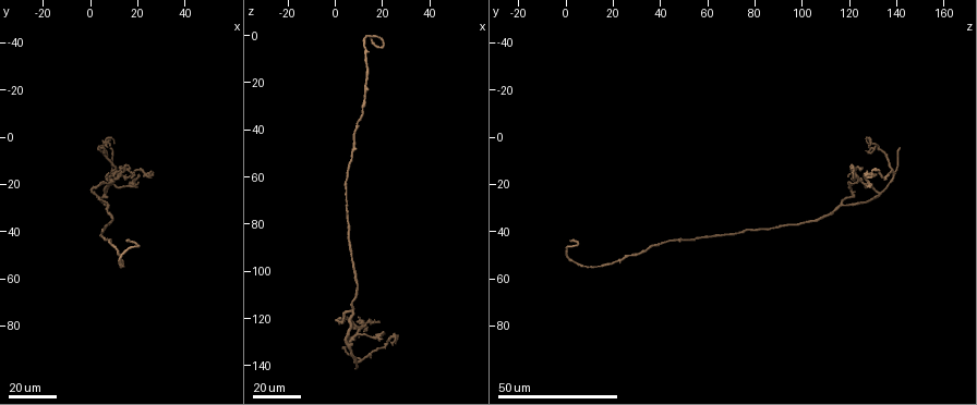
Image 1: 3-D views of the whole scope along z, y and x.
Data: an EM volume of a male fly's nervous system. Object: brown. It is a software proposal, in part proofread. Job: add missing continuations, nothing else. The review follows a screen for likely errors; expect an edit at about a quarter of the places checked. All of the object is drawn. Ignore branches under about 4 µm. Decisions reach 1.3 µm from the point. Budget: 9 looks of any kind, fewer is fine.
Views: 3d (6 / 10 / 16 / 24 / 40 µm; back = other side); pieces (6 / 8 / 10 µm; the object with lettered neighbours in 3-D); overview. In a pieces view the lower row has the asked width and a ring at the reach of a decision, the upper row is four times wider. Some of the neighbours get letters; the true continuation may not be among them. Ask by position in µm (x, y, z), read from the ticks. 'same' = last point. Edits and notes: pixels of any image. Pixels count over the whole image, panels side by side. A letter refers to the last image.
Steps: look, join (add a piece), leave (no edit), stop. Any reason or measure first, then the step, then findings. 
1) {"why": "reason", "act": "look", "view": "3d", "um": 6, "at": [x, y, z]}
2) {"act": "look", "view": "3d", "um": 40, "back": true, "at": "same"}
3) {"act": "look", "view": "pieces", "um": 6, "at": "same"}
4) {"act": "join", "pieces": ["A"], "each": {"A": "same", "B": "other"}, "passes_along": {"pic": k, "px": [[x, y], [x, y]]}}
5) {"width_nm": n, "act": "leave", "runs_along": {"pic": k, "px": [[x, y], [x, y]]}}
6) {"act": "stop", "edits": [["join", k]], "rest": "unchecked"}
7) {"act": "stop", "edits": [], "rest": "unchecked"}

{"why": "branch stops here", "act": "look", "view": "3d", "um": 24, "at": [12, 12, 125]}

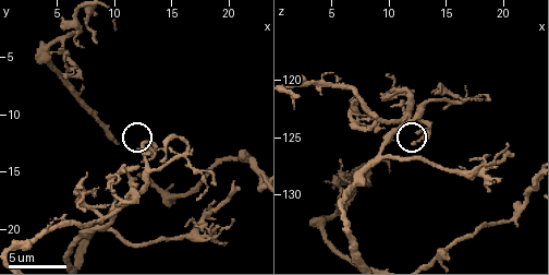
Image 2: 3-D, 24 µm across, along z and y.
{"why": "what lies round it", "act": "look", "view": "pieces", "um": 8, "at": [12.2, 13.0, 125.6]}

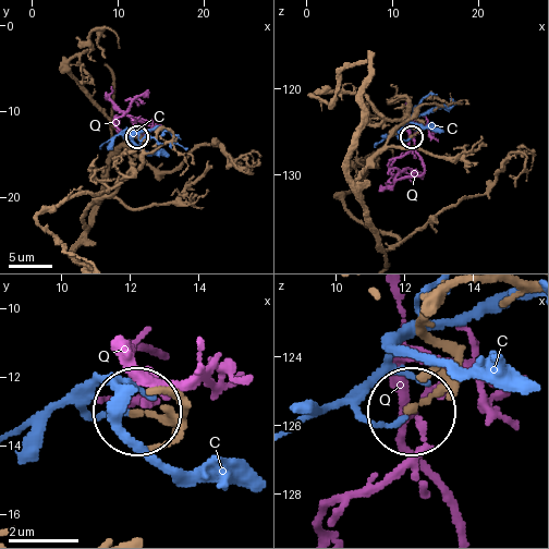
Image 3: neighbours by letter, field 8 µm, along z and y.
{"act": "leave", "each": {"C": "other", "Q": "other"}, "found": "none of them fits"}

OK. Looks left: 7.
{"why": "tapers out", "act": "look", "view": "3d", "um": 6, "at": [5.8, 6.0, 127.0]}

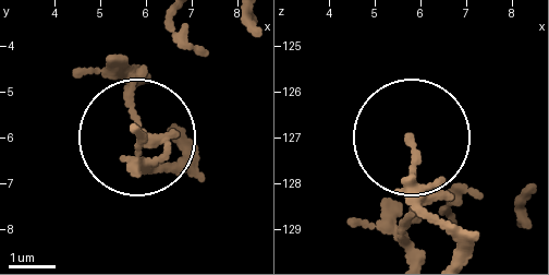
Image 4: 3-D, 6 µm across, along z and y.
{"act": "look", "view": "pieces", "um": 8, "at": [5.75, 5.80, 127.05]}

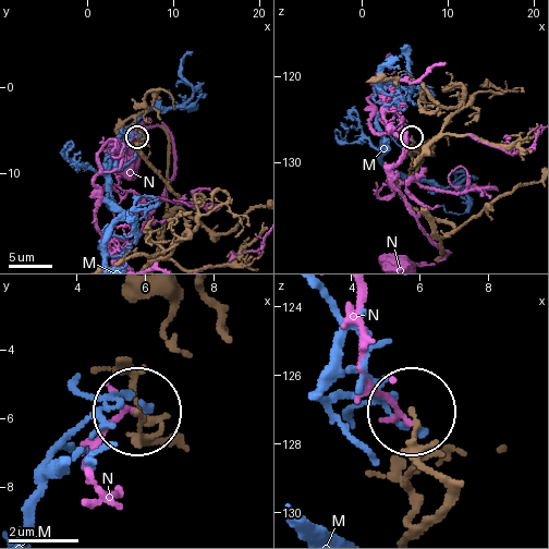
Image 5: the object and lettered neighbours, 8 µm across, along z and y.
{"width_nm": 120, "act": "leave", "each": {"M": "other", "N": "other"}, "found": "no lettered piece goes on from it"}

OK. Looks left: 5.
{"why": "an open end", "act": "look", "view": "pieces", "um": 6, "at": [17.2, 19.8, 126.8]}

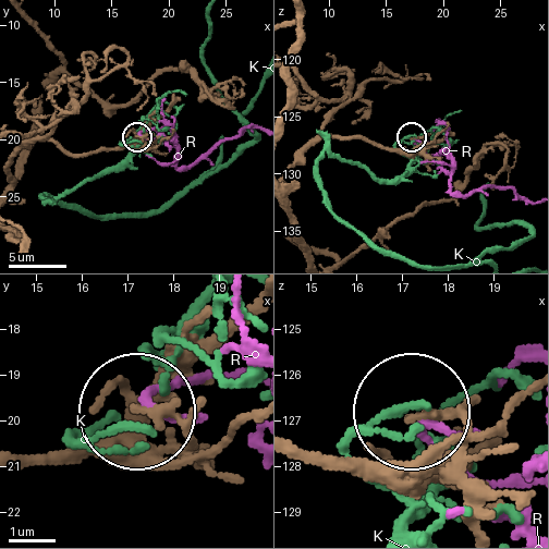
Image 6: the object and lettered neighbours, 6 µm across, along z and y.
{"act": "leave", "each": {"K": "other", "R": "other"}, "found": "none of them fits"}

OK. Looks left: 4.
{"act": "look", "view": "3d", "um": 40, "at": [8, 5, 141]}

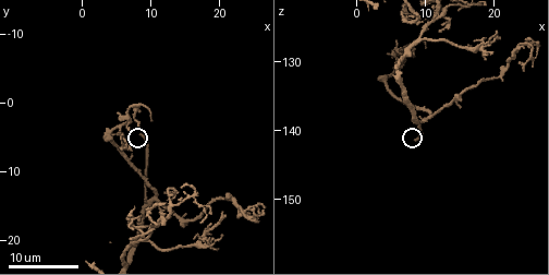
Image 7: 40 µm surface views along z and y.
{"why": "see the neighbours", "act": "look", "view": "pieces", "um": 10, "at": [8.5, 4.5, 141.5]}

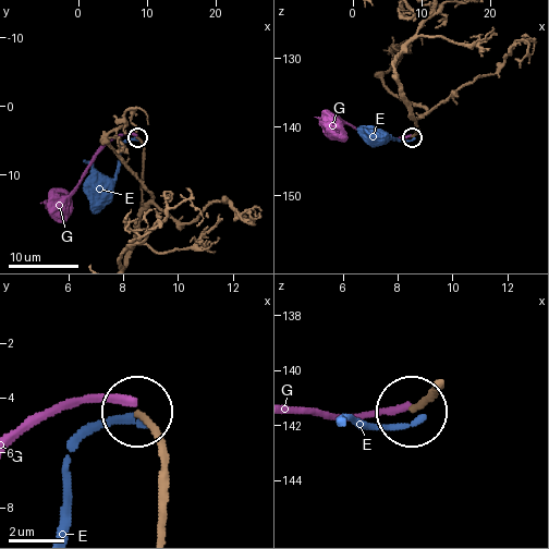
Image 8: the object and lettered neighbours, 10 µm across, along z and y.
{"act": "leave", "each": {"E": "other", "G": "other"}, "runs_along": {"pic": 8, "px": [[163, 531], [163, 446], [137, 413]]}, "found": "no lettered piece goes on from it"}

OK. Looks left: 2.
{"act": "stop", "edits": [], "rest": "unchecked"}

